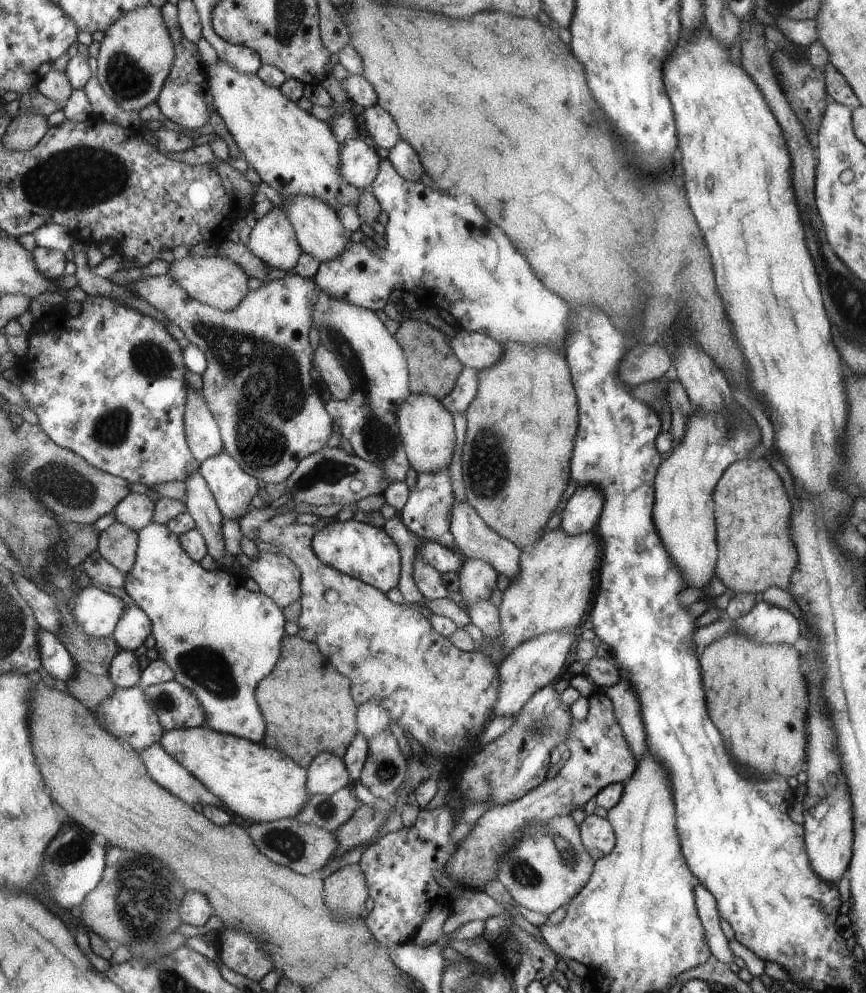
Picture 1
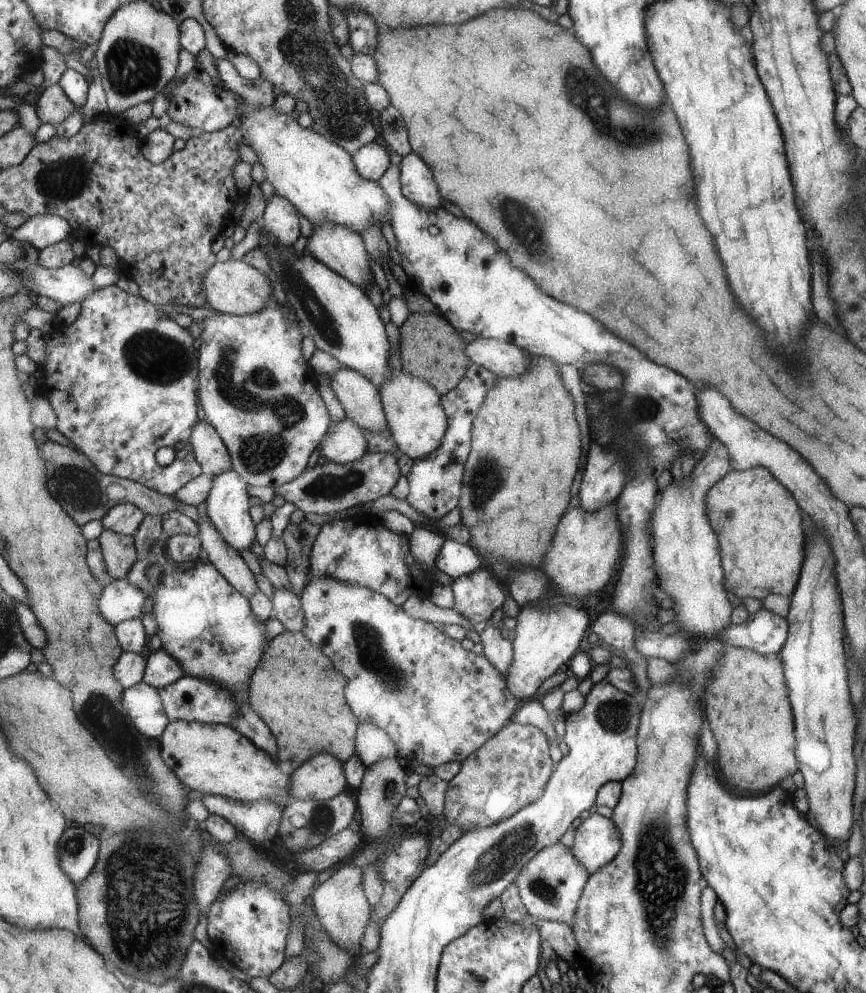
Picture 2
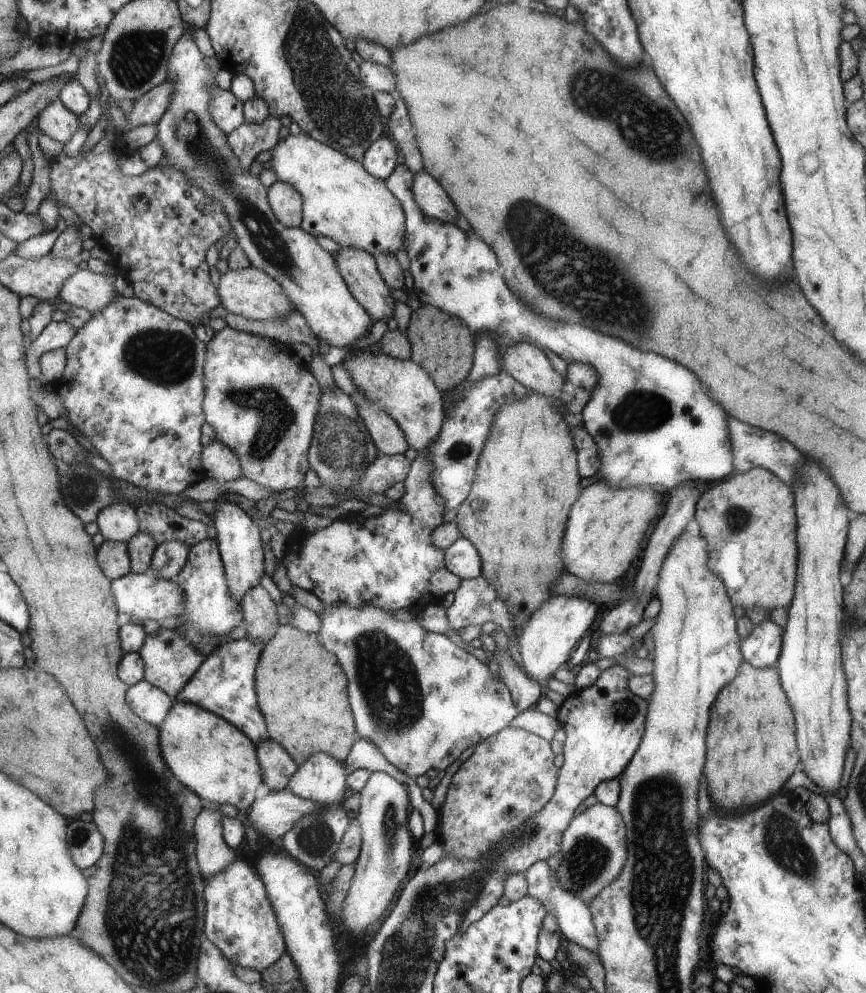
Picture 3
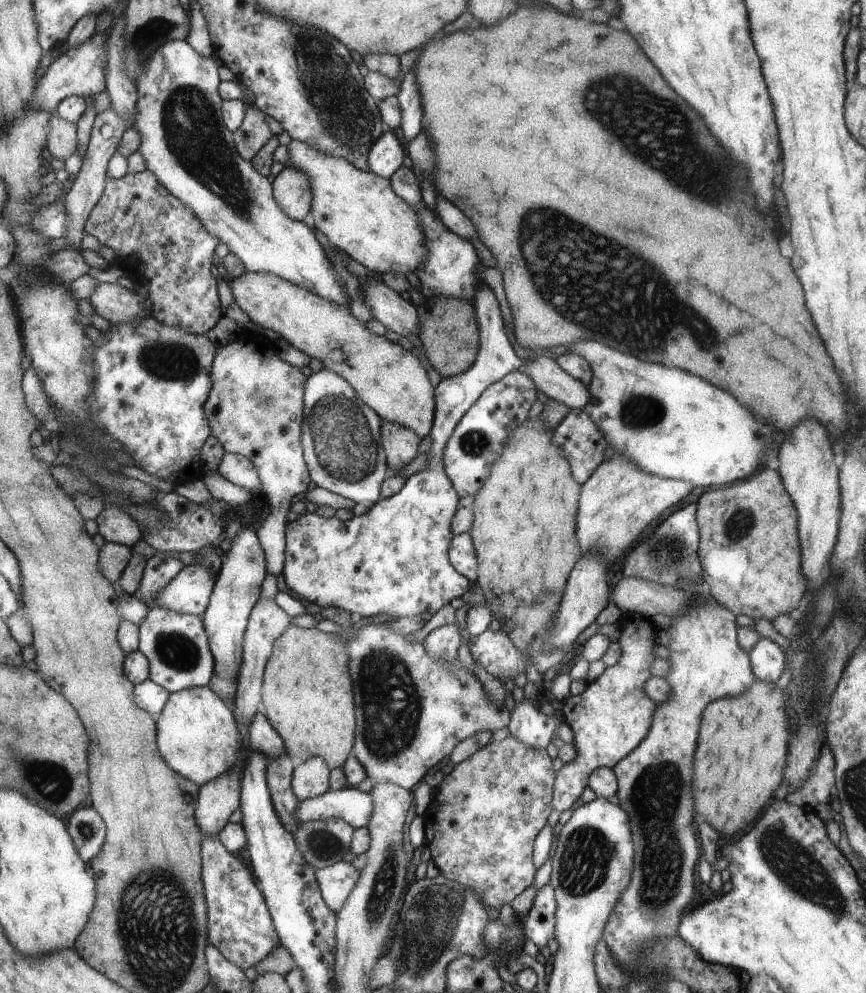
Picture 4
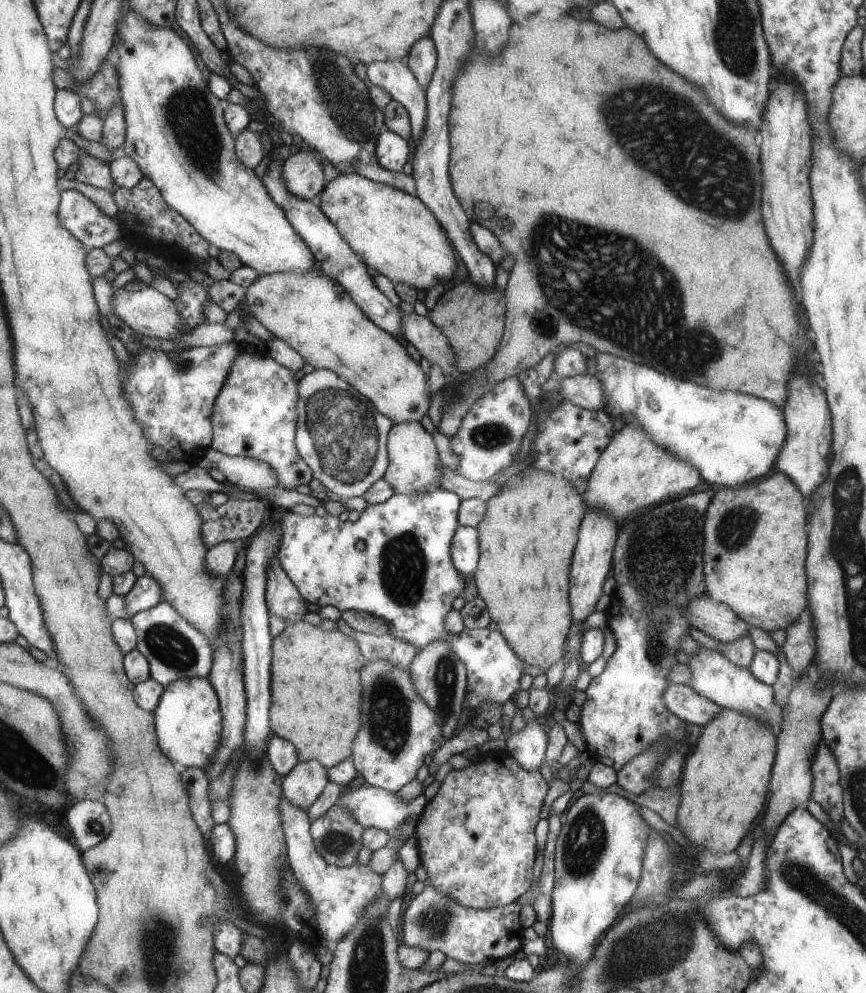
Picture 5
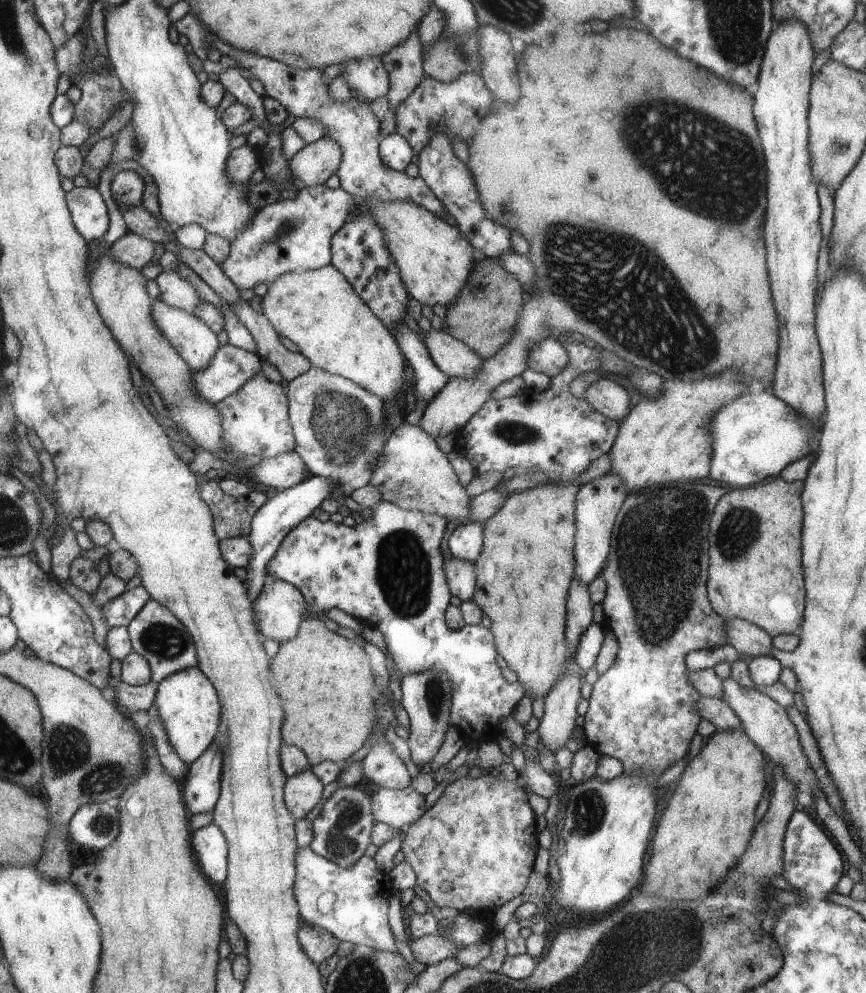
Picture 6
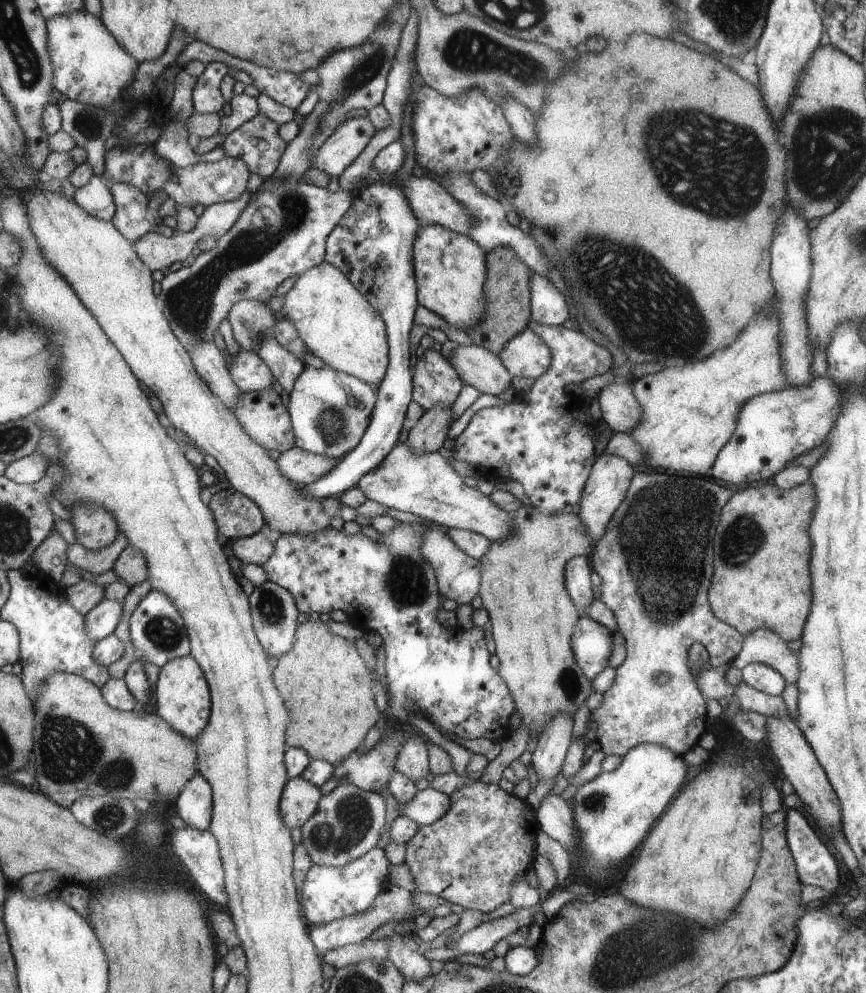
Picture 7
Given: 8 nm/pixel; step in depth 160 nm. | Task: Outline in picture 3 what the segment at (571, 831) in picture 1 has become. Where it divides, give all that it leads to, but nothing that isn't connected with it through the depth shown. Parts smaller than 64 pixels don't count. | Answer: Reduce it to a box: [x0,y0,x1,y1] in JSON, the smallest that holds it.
[526,861,600,954]

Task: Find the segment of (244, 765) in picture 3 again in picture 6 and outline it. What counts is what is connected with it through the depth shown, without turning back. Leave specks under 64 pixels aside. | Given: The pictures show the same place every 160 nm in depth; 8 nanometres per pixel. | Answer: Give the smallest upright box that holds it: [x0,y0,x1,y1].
[155,666,222,765]

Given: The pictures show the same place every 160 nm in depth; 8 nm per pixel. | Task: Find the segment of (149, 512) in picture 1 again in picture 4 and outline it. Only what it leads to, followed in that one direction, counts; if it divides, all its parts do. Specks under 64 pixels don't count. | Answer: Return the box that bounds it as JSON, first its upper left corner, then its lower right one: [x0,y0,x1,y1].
[95,507,143,547]

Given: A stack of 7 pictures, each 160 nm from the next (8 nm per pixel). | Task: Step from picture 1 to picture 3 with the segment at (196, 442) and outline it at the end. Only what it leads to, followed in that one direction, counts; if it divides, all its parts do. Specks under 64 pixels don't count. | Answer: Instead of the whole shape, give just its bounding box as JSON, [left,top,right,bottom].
[203,439,244,481]

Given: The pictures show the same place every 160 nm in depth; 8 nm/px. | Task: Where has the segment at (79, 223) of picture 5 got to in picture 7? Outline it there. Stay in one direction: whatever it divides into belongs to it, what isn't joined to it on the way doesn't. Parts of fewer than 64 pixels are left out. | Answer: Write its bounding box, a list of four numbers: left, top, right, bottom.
[73,175,116,221]

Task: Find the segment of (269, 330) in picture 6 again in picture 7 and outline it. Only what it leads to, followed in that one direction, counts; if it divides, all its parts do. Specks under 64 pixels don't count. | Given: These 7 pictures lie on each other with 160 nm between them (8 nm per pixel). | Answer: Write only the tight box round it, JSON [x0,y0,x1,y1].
[256,335,306,394]

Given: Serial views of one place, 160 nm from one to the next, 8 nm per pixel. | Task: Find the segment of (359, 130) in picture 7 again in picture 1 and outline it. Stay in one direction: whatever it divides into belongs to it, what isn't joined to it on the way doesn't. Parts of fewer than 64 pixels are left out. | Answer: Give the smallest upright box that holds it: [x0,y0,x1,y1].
[245,206,303,271]

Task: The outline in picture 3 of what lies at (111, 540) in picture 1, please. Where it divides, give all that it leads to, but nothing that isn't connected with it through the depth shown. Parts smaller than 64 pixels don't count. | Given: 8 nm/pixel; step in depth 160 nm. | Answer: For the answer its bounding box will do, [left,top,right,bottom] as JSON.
[97,540,132,581]

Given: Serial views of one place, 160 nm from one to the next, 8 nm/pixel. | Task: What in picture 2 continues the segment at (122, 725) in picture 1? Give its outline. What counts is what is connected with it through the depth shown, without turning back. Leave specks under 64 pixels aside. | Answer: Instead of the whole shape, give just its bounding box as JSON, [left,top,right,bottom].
[122,680,171,740]

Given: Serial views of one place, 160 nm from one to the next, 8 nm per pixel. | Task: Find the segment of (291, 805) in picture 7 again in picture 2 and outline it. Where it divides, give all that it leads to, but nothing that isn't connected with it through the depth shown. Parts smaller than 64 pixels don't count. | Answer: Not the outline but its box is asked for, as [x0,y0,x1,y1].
[291,753,347,801]

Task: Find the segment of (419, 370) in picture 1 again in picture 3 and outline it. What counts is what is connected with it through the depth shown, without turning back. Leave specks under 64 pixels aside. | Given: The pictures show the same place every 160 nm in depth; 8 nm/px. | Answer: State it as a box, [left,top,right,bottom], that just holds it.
[405,304,475,390]

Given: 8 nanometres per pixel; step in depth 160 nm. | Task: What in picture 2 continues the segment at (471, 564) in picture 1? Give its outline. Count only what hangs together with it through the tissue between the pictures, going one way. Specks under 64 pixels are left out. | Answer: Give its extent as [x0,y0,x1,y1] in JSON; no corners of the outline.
[453,567,506,623]

